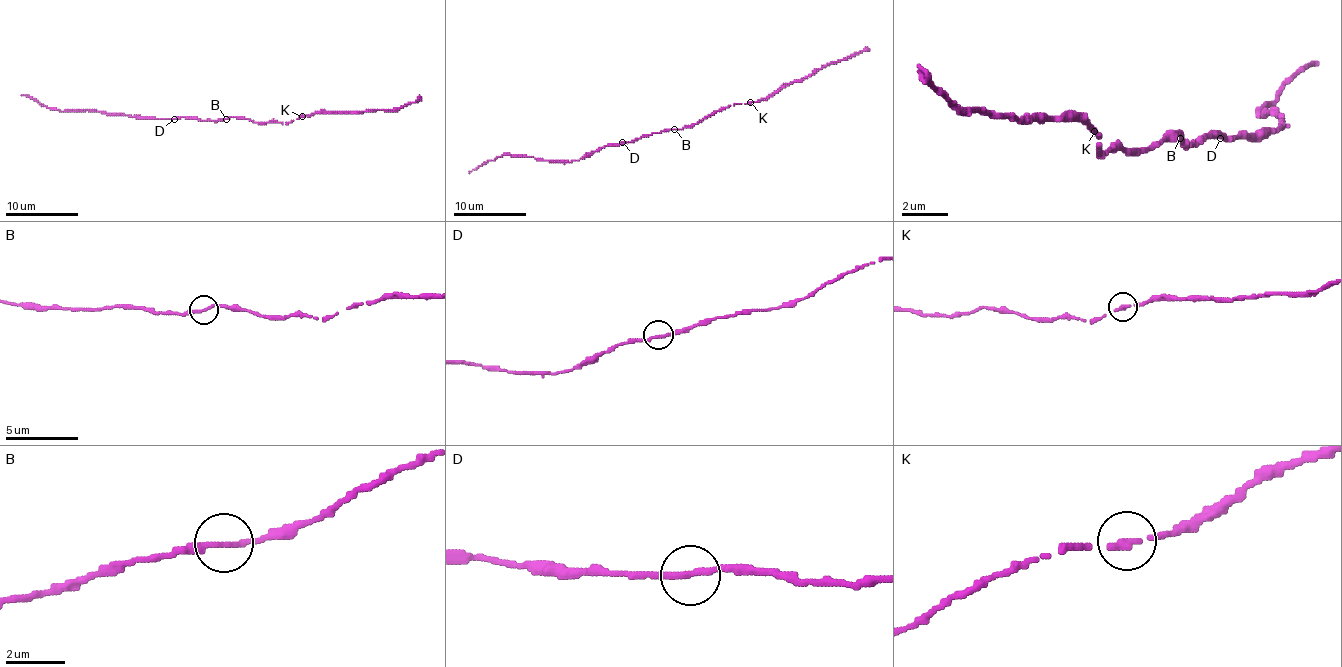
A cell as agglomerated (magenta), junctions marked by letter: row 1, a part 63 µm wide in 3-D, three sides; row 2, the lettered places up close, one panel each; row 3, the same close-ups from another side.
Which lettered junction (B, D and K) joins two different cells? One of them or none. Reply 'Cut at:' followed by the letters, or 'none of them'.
Cut at: none of them

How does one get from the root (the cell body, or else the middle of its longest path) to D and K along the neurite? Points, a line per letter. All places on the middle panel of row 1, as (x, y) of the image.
D: (674, 129), (622, 142)
K: (674, 129), (692, 127), (717, 111), (750, 102)

